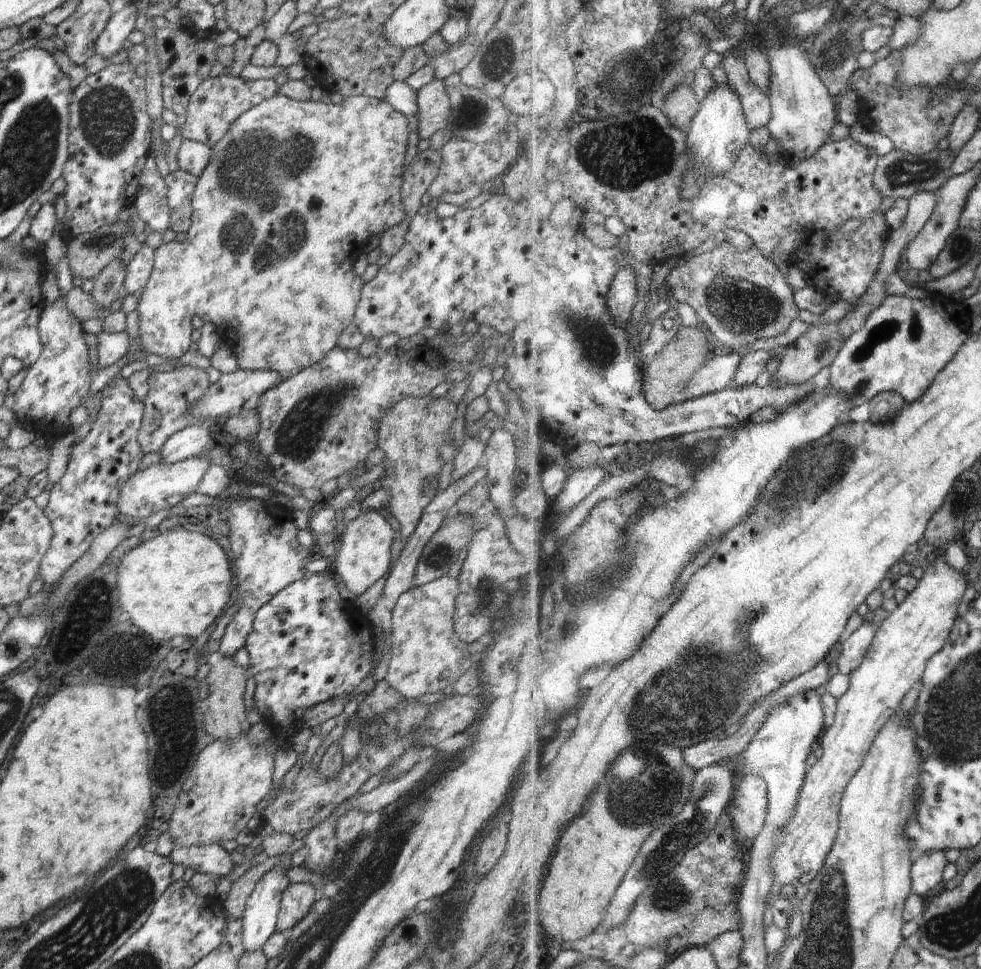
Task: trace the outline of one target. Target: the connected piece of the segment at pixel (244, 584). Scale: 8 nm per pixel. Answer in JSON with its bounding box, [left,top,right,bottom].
[218,474,312,657]

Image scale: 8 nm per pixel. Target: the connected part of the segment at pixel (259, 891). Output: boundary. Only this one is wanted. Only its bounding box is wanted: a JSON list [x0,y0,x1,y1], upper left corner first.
[241,854,291,952]

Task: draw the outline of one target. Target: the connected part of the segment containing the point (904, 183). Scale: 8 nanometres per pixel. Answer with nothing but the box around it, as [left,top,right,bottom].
[877,148,958,198]

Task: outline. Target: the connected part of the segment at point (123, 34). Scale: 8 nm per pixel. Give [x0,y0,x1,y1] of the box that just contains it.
[95,4,138,60]

